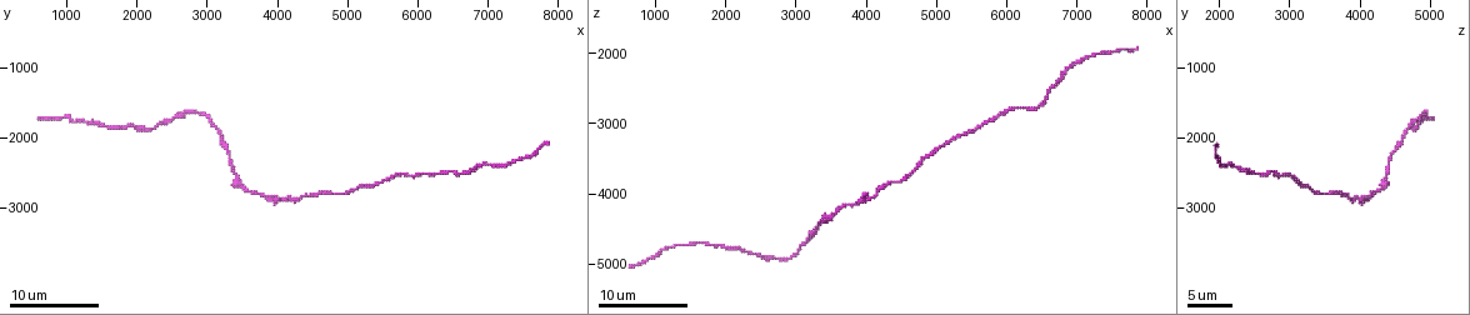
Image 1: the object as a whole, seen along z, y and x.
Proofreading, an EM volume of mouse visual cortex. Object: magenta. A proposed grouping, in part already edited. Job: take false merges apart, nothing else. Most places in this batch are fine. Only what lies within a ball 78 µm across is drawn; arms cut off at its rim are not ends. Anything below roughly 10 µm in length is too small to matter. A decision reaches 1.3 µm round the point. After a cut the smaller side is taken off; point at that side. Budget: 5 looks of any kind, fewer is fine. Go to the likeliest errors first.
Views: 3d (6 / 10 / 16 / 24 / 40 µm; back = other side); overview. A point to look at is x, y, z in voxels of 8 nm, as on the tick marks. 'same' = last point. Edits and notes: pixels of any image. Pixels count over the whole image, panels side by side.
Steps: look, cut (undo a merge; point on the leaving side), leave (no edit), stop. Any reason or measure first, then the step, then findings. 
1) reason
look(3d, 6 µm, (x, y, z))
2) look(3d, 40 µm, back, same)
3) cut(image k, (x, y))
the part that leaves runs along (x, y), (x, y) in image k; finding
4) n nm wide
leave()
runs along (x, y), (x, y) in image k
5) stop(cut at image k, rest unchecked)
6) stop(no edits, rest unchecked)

calibre changes
look(3d, 10 µm, (3400, 2500, 4400))

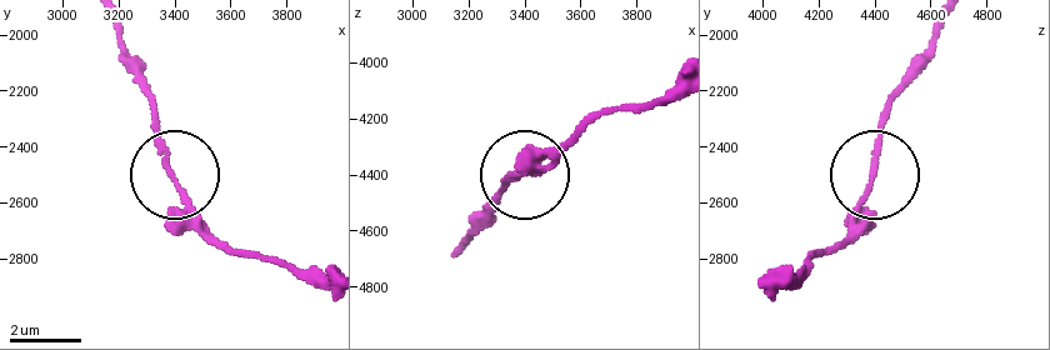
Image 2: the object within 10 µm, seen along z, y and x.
leave()
runs along (673, 85), (645, 103), (610, 109), (565, 151), (503, 186) in image 2; one neuron here

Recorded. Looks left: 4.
look(3d, 10 µm, (2750, 1600, 4900))

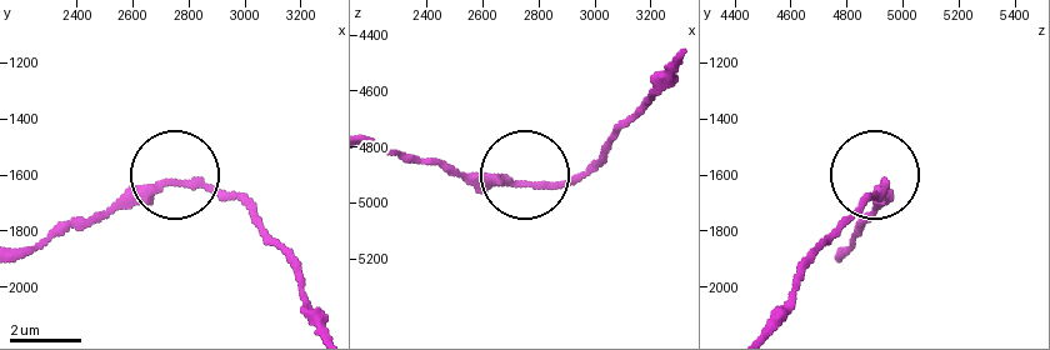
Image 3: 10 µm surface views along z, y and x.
look(3d, 6 µm, (2740, 1630, 4930))

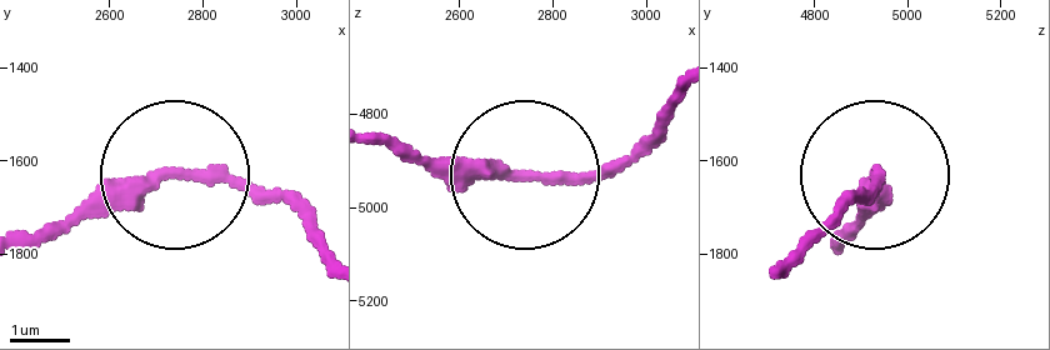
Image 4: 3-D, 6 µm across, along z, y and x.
230 nm wide
leave()
runs along (320, 243), (266, 193), (161, 168), (46, 228) in image 4; all the same neuron

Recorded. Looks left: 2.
sudden change in width
look(3d, 16 µm, (3200, 1950, 4650))

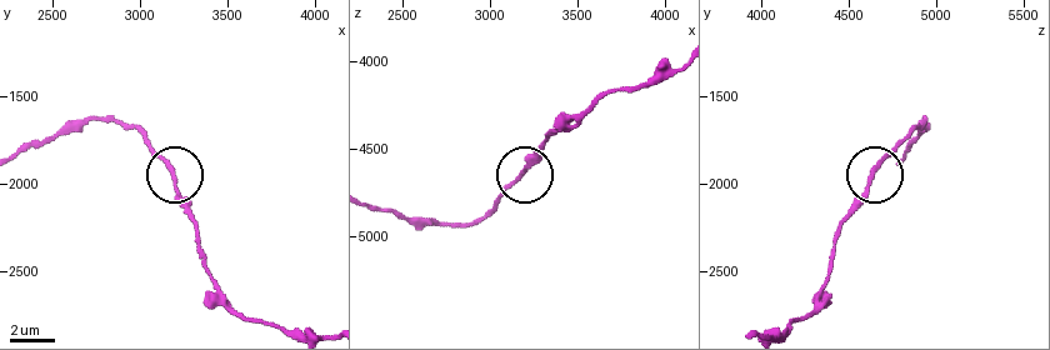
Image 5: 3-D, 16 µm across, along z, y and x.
other side
look(3d, 16 µm, back, (3180, 1980, 4620))

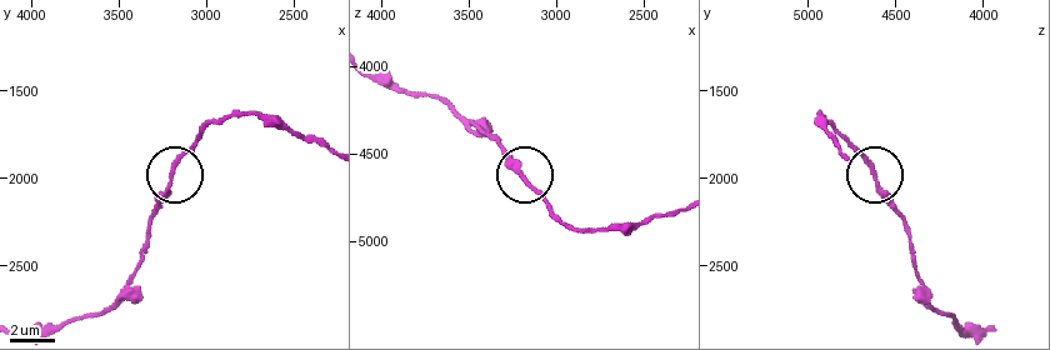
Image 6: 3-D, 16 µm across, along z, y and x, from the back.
180 nm wide
leave()
one neuron here

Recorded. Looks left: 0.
stop(no edits, rest unchecked)

